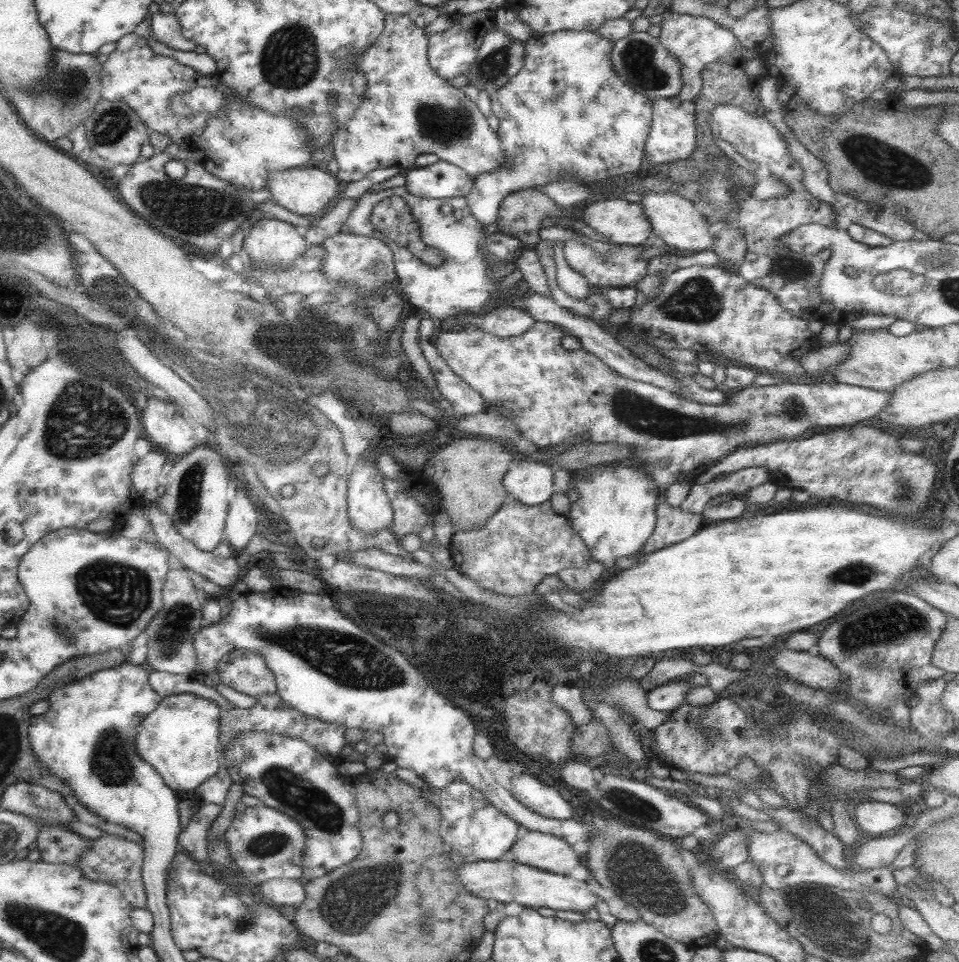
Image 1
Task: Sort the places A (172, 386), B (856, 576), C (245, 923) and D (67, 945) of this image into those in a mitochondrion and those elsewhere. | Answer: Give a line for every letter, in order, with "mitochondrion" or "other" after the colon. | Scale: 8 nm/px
A: other
B: mitochondrion
C: mitochondrion
D: mitochondrion

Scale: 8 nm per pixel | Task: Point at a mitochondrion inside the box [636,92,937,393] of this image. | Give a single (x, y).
(882, 166)

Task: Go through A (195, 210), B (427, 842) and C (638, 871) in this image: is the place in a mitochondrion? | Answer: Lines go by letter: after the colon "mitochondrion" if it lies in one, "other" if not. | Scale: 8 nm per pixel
A: mitochondrion
B: other
C: mitochondrion

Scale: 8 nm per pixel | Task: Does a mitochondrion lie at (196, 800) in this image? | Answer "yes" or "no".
no

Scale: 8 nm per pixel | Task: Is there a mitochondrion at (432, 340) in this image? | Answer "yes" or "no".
no

